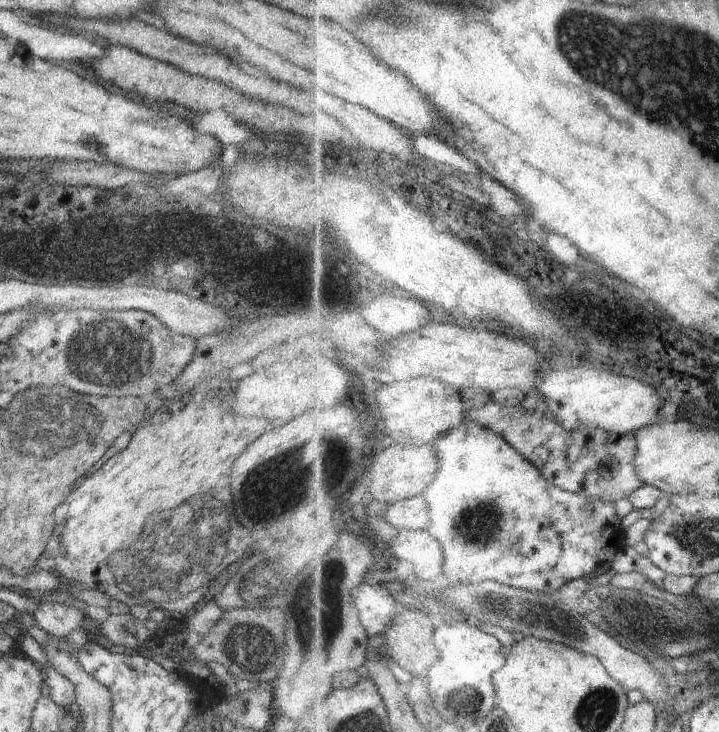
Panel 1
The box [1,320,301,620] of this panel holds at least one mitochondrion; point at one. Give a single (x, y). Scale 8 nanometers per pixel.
(181, 545)

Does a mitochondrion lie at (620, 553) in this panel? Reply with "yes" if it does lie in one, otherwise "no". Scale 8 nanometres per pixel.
no

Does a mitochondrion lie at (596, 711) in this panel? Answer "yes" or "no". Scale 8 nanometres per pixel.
yes

